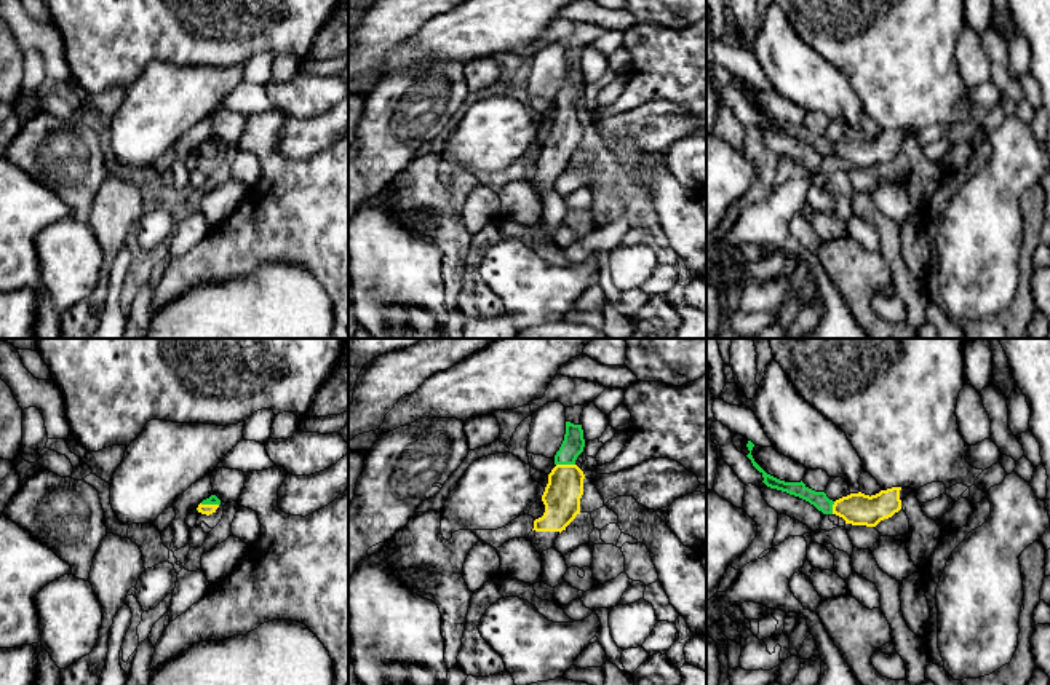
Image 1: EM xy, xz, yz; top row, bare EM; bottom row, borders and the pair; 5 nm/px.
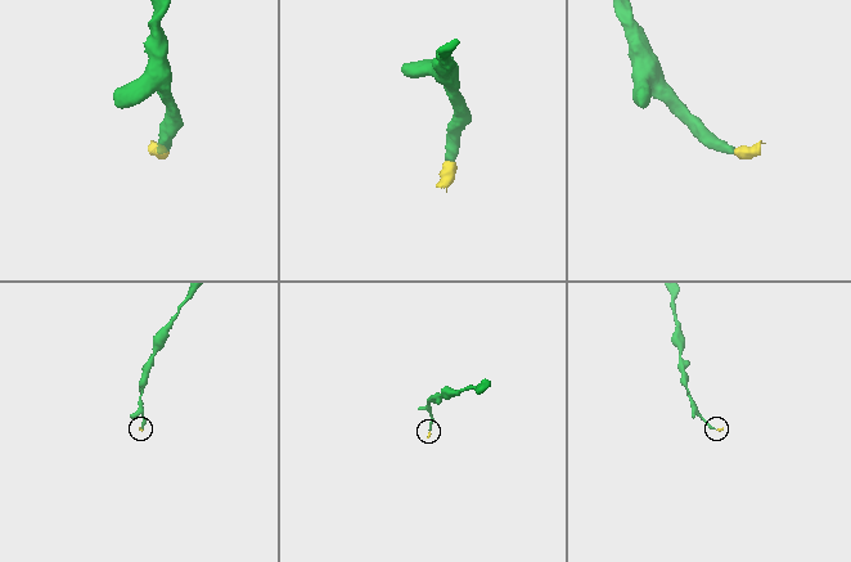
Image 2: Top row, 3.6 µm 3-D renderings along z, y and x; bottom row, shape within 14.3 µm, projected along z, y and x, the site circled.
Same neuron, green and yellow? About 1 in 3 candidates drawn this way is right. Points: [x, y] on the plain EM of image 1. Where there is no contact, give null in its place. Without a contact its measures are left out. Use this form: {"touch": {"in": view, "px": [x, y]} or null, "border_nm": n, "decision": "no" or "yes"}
{"touch": {"in": "xz", "px": [566, 106]}, "border_nm": 100, "decision": "yes"}

